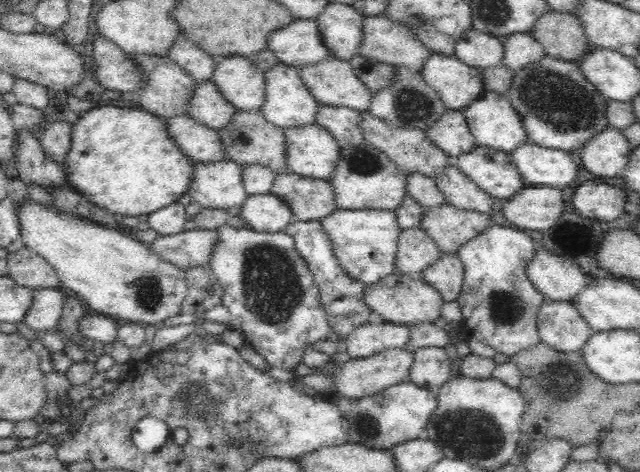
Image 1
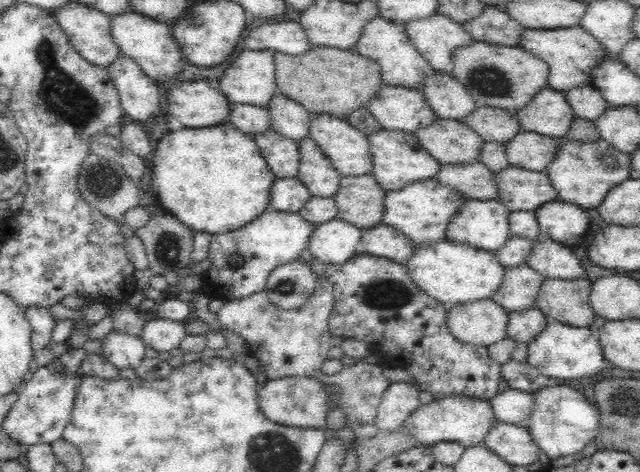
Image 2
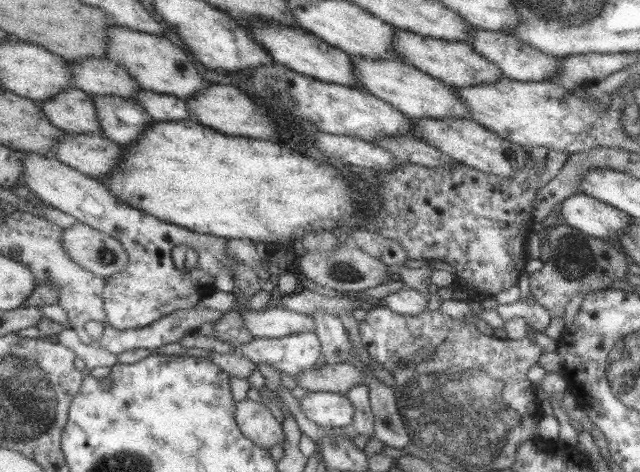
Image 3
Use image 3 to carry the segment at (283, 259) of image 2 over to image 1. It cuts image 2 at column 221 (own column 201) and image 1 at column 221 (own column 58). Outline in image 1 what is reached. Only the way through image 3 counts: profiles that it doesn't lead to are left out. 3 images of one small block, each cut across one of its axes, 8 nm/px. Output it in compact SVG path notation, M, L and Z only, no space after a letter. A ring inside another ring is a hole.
M228 158L208 164L194 162L188 194L192 196L192 202L214 210L244 206L244 200L250 196L242 182L242 164Z

